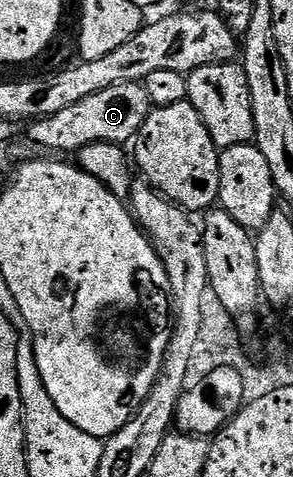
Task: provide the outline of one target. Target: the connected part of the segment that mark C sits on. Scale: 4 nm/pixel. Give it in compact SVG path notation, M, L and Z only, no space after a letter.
M120 83L111 89L103 89L75 105L63 109L63 113L35 119L28 124L29 139L45 151L73 151L79 153L87 145L111 143L125 145L136 140L137 131L147 121L151 104L141 83Z

